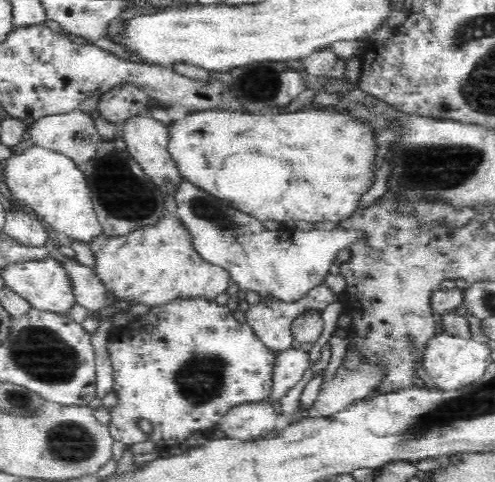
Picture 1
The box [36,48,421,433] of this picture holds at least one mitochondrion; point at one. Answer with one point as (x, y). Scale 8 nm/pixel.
(122, 196)

